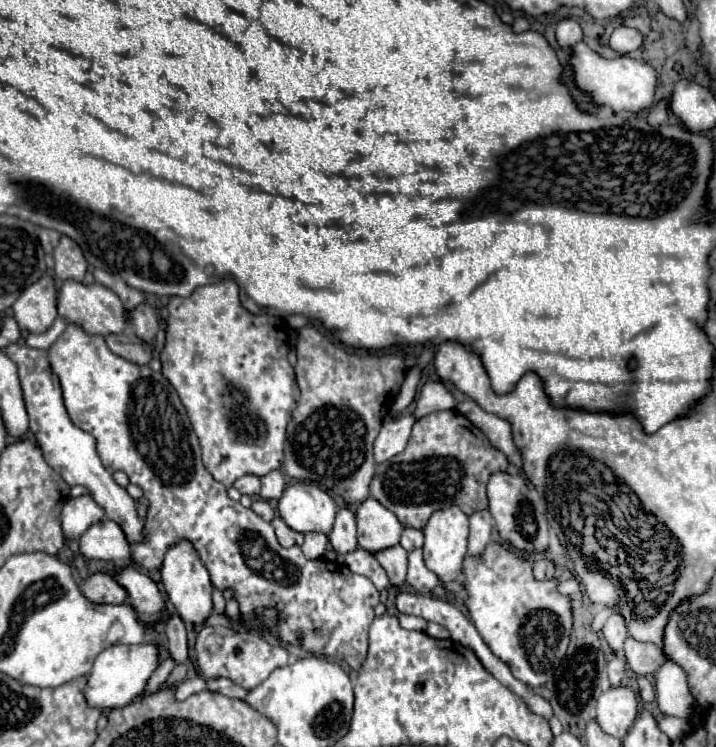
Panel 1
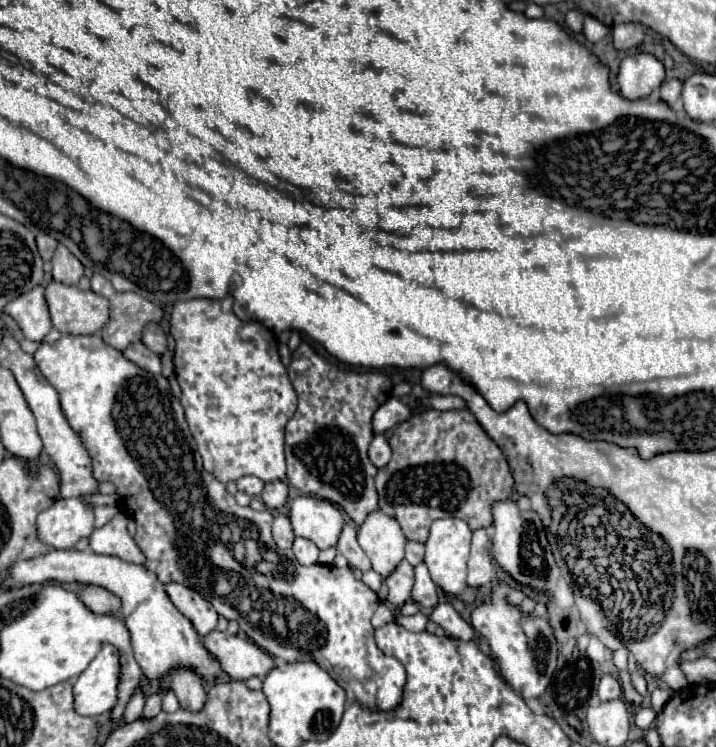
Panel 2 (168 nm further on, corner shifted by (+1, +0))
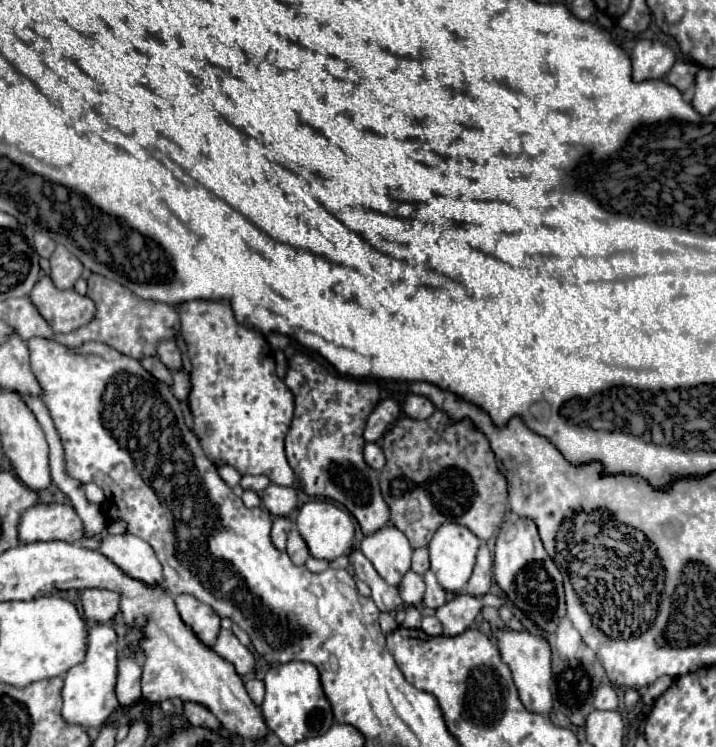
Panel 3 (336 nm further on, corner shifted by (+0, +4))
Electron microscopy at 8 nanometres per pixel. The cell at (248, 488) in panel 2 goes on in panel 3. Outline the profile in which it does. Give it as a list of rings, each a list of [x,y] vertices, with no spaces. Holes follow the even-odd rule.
[[[244,475],[240,485],[242,485],[242,489],[250,489],[250,491],[256,491],[256,493],[262,493],[270,485],[270,481],[264,475]]]

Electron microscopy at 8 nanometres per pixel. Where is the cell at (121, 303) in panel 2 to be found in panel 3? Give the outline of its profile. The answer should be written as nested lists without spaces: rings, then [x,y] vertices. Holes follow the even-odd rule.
[[[92,273],[92,277],[88,279],[88,297],[94,299],[98,307],[96,317],[86,327],[80,327],[74,333],[68,335],[56,333],[52,337],[54,341],[66,343],[68,347],[78,347],[84,341],[102,341],[124,355],[142,359],[142,355],[156,355],[156,345],[160,339],[174,339],[174,335],[180,331],[178,311],[172,305],[142,299],[136,293],[132,293],[128,287],[112,279],[106,279],[102,275]],[[138,327],[140,327],[140,335],[138,335]]]

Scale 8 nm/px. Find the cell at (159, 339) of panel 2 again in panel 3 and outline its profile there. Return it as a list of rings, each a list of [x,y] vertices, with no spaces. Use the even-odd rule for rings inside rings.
[[[164,339],[158,343],[158,349],[156,349],[156,355],[158,359],[162,359],[162,363],[170,369],[170,371],[176,371],[176,369],[182,369],[182,361],[180,361],[180,349],[174,341],[170,339]]]

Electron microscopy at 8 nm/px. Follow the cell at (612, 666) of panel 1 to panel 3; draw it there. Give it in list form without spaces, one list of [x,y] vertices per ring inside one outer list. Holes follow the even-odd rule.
[[[602,683],[598,687],[598,693],[596,693],[596,699],[594,699],[594,707],[596,709],[616,709],[618,707],[618,695],[616,695],[616,689],[608,683]]]

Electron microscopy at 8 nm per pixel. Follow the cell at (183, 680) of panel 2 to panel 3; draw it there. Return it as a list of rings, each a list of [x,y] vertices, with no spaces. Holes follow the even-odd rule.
[[[184,703],[184,715],[192,725],[202,725],[210,729],[220,729],[220,721],[212,715],[212,711],[200,703]]]

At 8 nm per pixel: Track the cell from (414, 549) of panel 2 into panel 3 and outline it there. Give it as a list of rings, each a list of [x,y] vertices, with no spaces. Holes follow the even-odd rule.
[[[426,547],[414,549],[414,555],[412,555],[412,571],[416,571],[418,575],[422,575],[422,571],[426,571],[428,567],[430,567],[428,549],[426,549]]]

